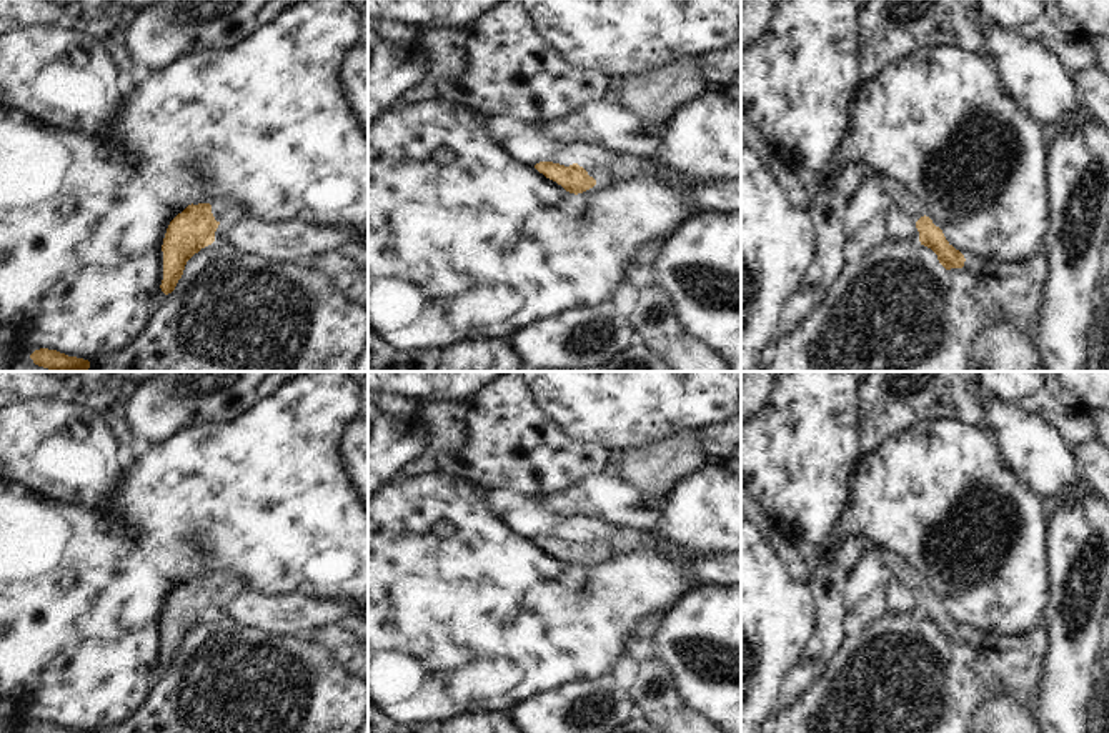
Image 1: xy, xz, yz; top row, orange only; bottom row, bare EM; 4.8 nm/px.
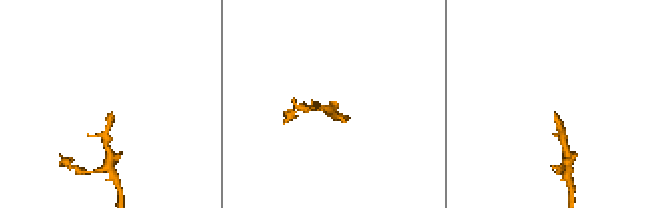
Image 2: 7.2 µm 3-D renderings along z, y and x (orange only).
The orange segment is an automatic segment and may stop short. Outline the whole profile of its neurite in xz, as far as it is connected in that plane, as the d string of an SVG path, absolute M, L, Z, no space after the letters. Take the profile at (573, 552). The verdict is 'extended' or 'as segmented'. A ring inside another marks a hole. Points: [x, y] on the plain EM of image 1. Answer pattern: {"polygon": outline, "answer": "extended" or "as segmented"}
{"polygon": "M540 535L535 538L535 541L543 546L546 551L556 555L569 566L583 566L589 561L593 561L596 556L606 558L611 556L613 550L609 541L593 541L586 545L578 536L573 536L569 540L553 536L553 535Z", "answer": "extended"}

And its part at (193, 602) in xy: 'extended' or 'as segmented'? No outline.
extended

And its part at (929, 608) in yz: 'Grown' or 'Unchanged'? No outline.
Grown

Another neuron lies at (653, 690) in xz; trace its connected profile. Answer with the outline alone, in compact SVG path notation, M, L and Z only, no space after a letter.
M654 656L636 663L629 696L644 718L629 718L609 733L724 733L683 701L666 661Z

